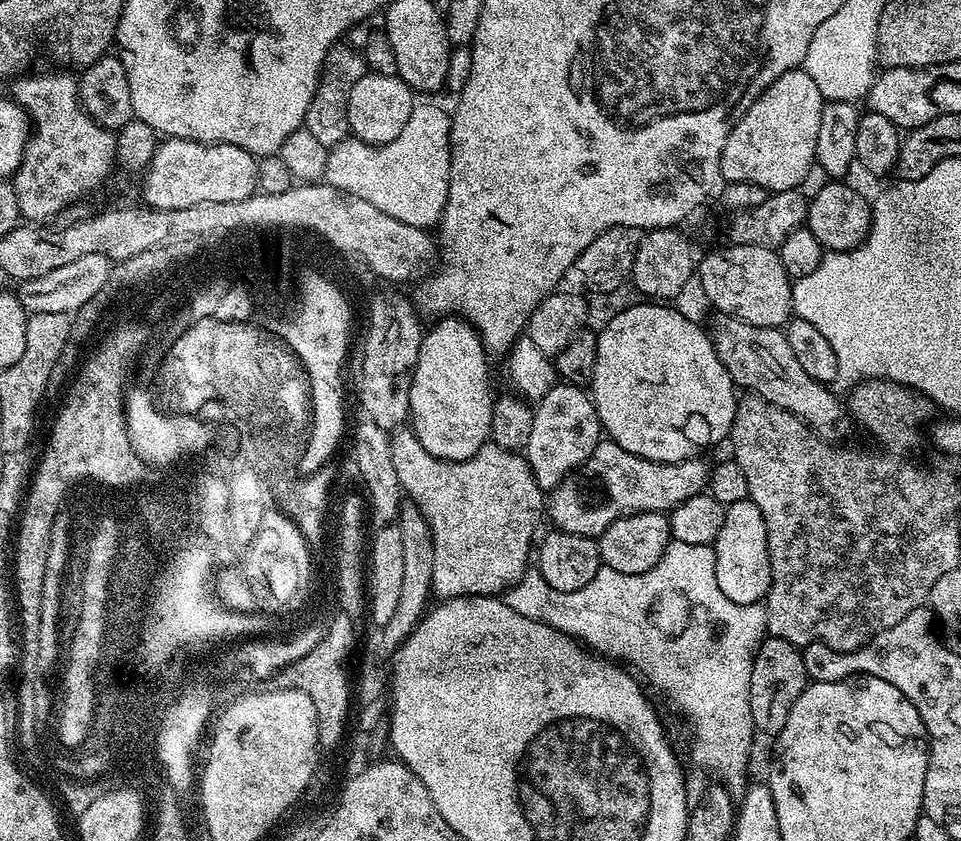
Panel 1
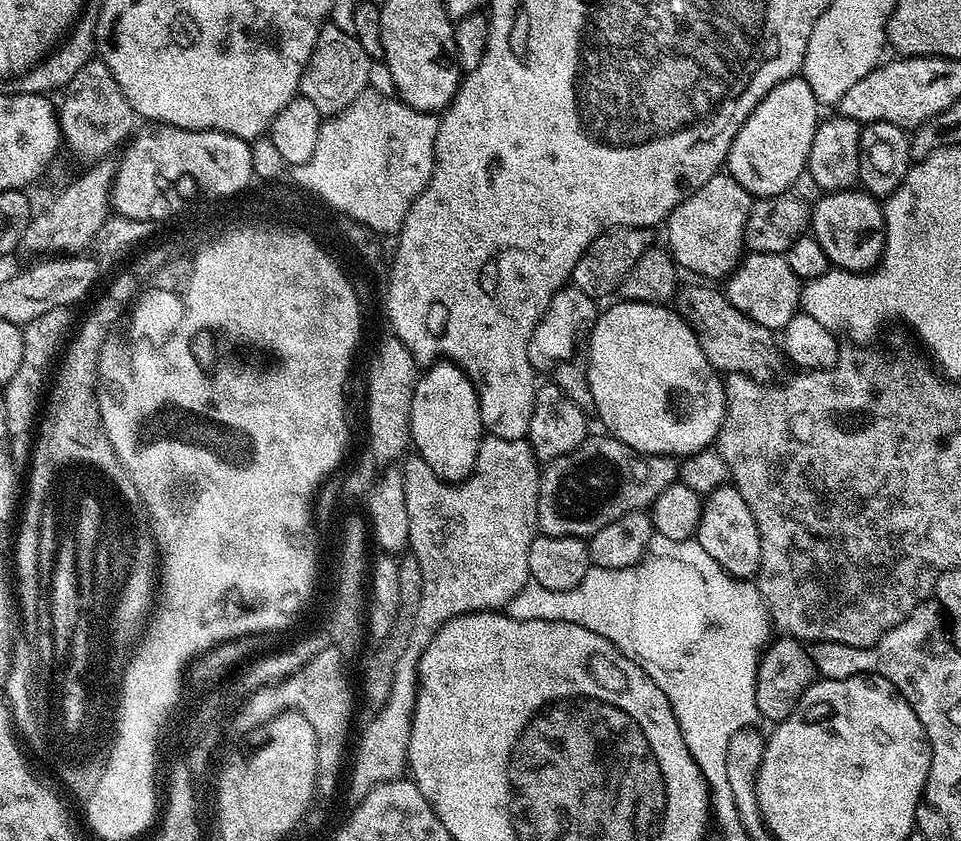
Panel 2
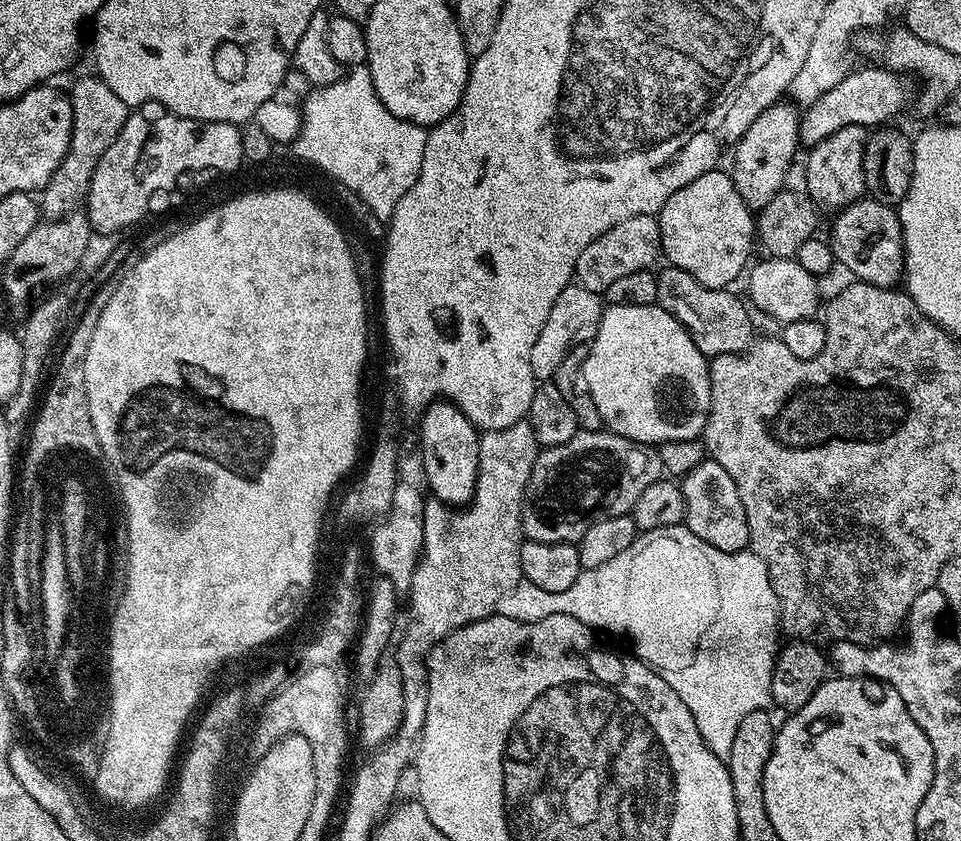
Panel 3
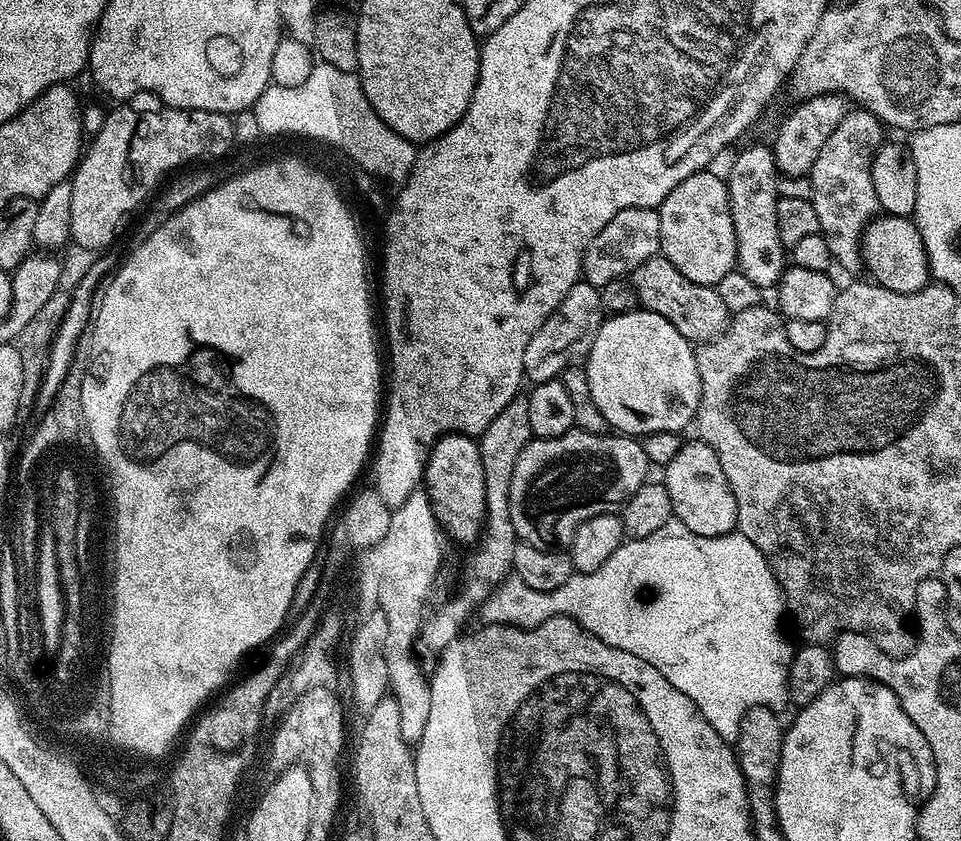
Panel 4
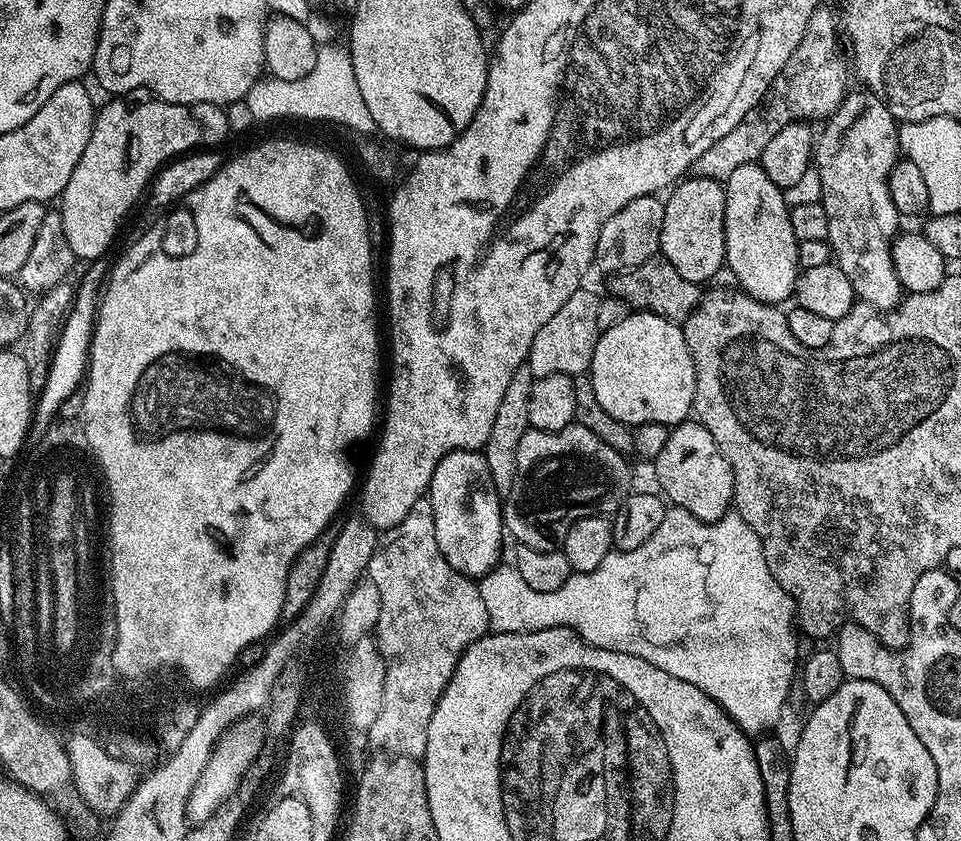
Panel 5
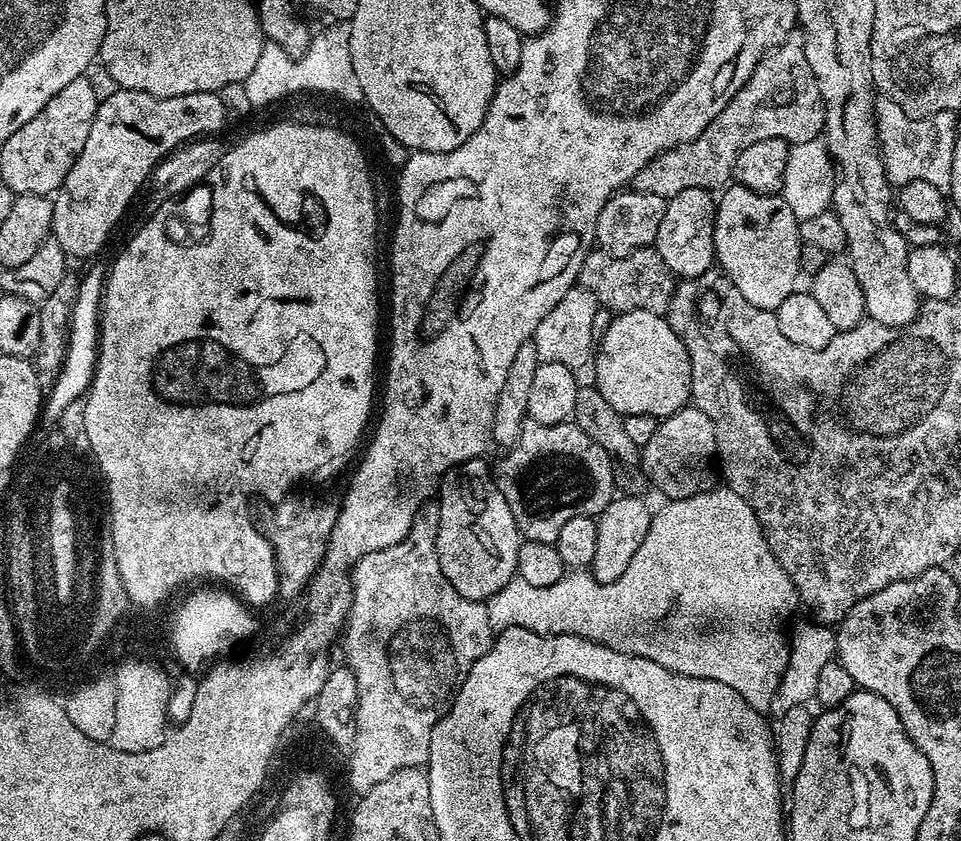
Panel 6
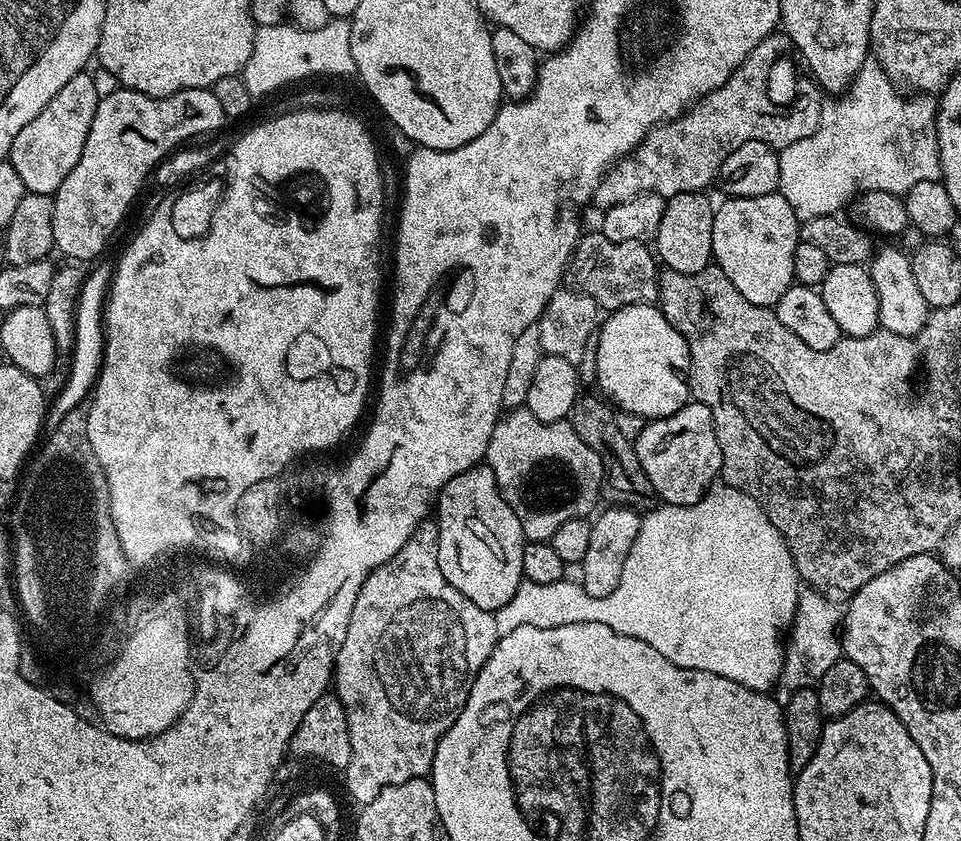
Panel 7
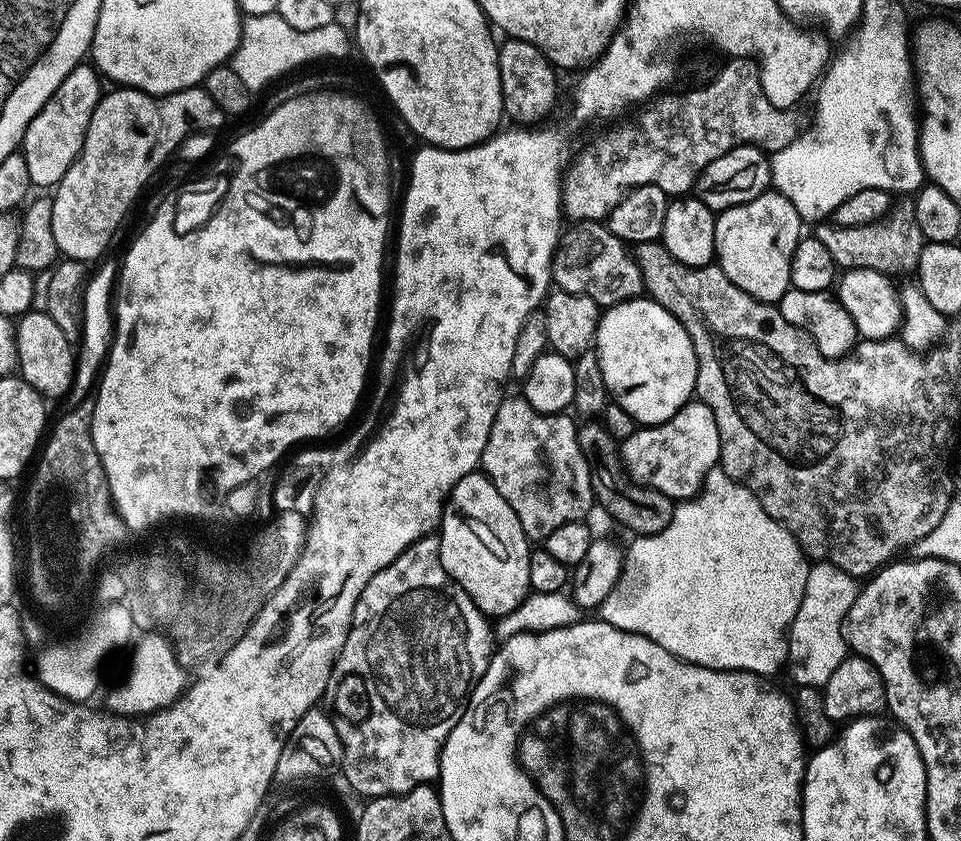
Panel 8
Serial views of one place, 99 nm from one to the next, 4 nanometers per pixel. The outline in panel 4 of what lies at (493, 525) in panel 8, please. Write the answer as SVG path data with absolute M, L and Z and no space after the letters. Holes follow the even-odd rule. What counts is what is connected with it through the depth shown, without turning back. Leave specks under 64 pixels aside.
M458 432L441 436L428 455L428 464L424 468L422 484L428 493L441 529L447 535L449 532L460 544L475 545L483 533L484 515L488 512L486 510L486 474L482 470L482 454L479 443L473 437L461 436Z

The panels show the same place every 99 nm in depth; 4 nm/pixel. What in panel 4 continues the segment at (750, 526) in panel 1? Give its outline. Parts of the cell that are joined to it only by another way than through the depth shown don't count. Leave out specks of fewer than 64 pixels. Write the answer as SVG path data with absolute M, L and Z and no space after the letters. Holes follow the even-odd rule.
M699 438L684 442L678 454L662 468L662 482L670 494L670 506L675 519L681 520L686 530L694 530L694 534L703 536L724 536L736 528L736 503L734 490L730 490L730 482L726 482L726 473L722 470L722 462L718 462L718 454L709 444Z

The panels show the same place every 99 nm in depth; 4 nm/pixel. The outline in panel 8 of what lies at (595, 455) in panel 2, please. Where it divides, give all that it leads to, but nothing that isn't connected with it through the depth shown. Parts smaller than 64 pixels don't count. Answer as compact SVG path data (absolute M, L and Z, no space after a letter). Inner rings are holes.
M520 394L509 400L508 397L501 399L496 407L494 426L490 426L480 468L498 494L510 502L529 541L542 542L554 534L558 526L584 520L587 512L594 508L591 470L579 449L577 431L577 421L571 415L548 416L534 410Z

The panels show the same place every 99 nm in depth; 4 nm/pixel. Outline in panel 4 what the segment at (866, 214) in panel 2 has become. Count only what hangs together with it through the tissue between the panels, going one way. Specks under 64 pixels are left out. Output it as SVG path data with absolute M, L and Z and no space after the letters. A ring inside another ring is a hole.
M877 215L864 231L862 264L875 283L898 294L914 294L930 282L928 259L916 221L907 216Z

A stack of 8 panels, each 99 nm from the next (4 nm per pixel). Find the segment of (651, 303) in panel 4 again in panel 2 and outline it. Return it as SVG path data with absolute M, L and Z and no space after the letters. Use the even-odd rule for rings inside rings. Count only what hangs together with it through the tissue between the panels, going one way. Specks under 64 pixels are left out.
M704 282L692 283L696 284L689 288L681 287L675 293L674 308L696 331L702 354L706 354L717 372L744 372L750 378L761 382L775 381L779 377L776 375L780 372L780 364L782 365L782 349L773 329L764 328L746 314L742 314L742 310L735 308L721 289L720 292L716 289L719 287L709 286Z

